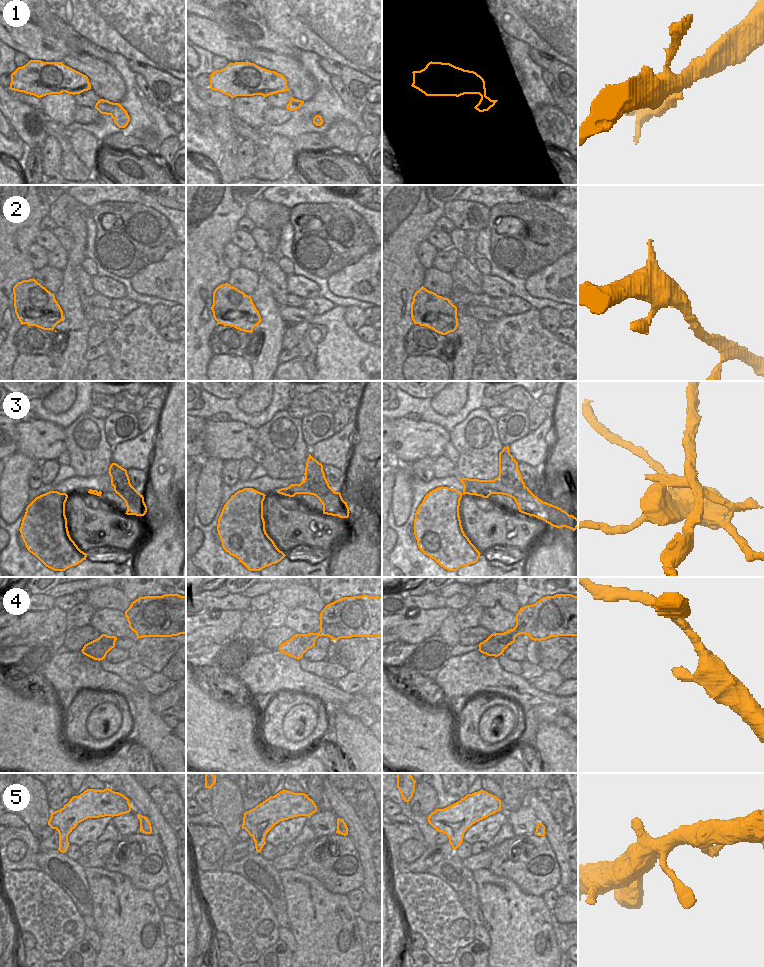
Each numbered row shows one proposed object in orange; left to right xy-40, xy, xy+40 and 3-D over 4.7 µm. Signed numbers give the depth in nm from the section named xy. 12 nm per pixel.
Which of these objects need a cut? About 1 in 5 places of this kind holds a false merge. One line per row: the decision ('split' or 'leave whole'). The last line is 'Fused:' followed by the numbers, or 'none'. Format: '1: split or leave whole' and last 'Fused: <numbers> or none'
1: split
2: leave whole
3: split
4: leave whole
5: leave whole
Fused: 1, 3

